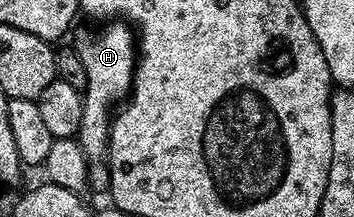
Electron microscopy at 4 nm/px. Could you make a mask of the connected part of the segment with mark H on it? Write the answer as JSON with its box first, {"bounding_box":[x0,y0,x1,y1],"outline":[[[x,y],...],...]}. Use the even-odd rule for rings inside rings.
{"bounding_box":[75,22,139,193],"outline":[[[109,22],[102,28],[105,28],[102,32],[79,33],[77,44],[75,43],[75,51],[79,58],[83,58],[83,66],[87,70],[87,86],[83,93],[83,118],[79,122],[75,139],[89,160],[89,188],[104,193],[109,187],[109,166],[106,160],[109,155],[111,117],[132,89],[139,48],[135,43],[134,29],[128,23]]]}

